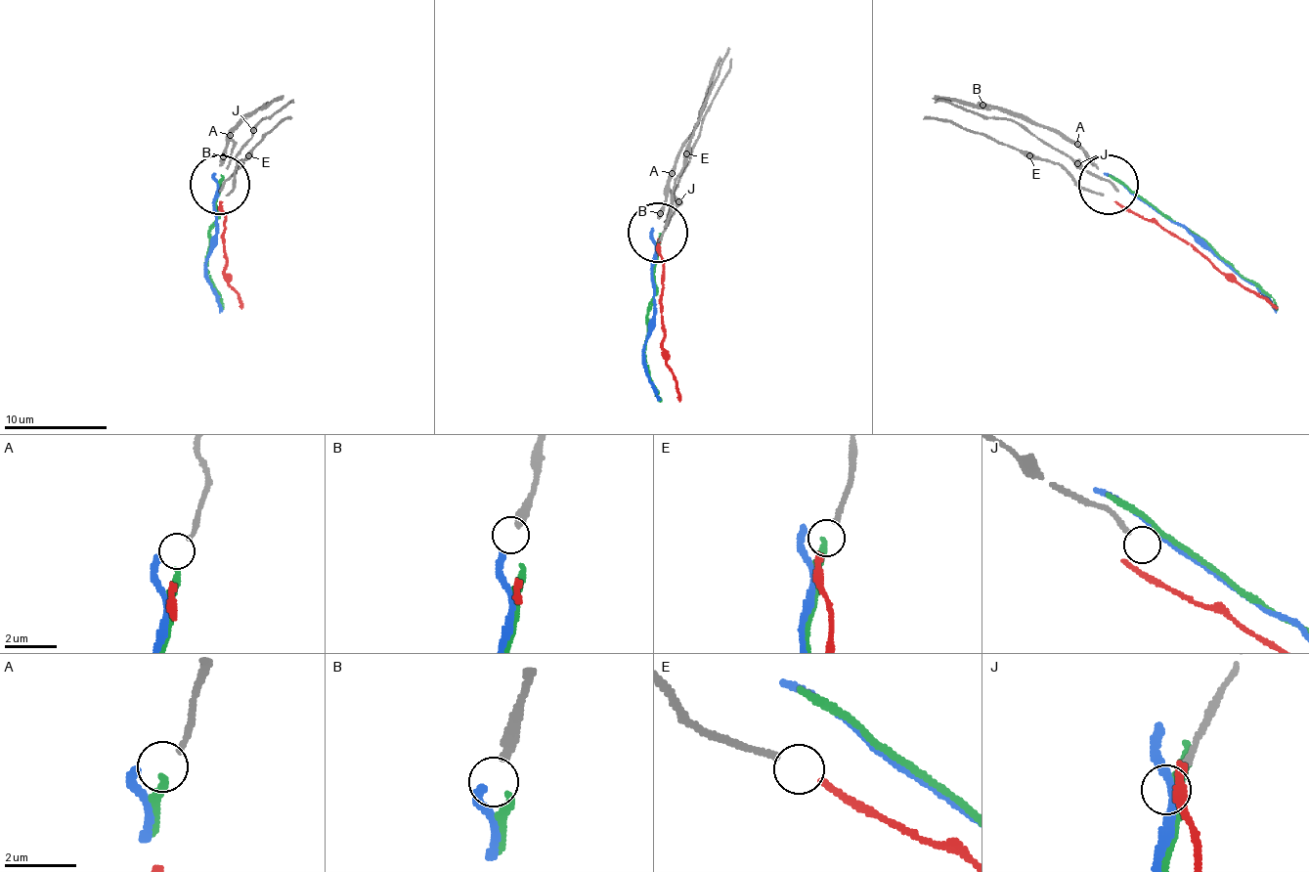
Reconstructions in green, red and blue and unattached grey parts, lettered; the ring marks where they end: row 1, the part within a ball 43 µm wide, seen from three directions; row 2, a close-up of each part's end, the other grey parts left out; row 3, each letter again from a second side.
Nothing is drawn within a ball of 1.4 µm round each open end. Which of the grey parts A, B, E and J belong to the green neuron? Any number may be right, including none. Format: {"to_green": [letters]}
{"to_green": ["A"]}

